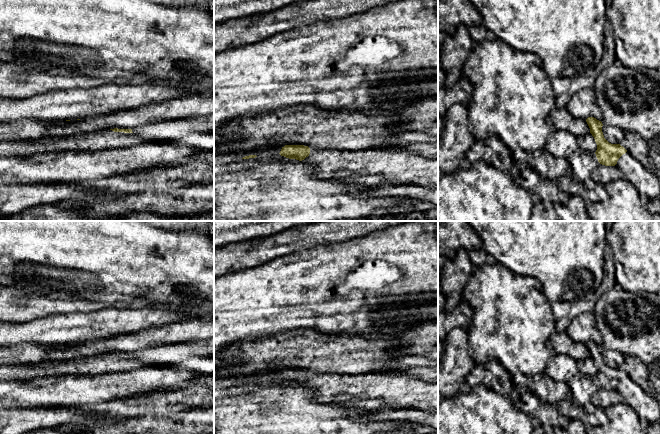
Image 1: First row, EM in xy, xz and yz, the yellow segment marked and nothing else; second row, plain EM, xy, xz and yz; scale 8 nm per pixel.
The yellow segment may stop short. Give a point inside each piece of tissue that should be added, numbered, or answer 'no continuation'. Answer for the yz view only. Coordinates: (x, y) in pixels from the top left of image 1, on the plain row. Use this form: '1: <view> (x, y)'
no continuation

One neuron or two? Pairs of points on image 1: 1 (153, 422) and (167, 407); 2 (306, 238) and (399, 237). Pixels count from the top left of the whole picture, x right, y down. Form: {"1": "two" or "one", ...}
{"1": "two", "2": "two"}

